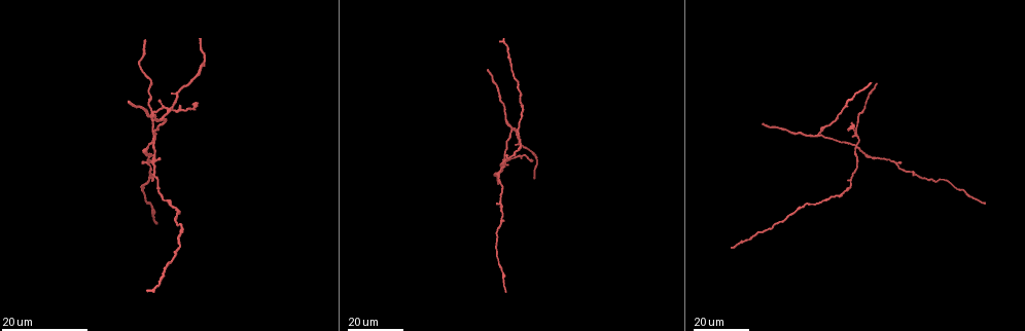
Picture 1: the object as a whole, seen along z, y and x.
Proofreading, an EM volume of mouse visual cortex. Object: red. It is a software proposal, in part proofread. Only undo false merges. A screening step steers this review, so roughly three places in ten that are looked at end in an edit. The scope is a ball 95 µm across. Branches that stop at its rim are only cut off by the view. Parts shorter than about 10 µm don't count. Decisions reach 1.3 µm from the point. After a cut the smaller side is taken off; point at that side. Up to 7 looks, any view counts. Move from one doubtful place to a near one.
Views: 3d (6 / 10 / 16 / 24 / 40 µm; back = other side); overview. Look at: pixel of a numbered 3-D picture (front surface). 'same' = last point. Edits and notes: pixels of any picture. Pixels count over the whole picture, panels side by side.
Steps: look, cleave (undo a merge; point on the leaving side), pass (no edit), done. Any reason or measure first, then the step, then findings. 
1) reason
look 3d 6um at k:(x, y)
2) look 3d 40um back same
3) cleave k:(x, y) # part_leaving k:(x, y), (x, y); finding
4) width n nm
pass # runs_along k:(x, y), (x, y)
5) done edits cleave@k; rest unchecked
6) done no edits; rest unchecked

branch point
look 3d 16um at 1:(817, 133)

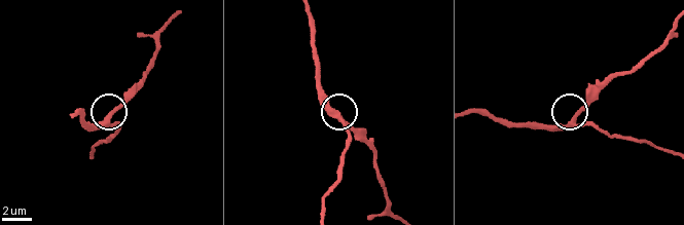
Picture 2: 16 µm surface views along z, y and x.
look 3d 6um at 2:(105, 120)

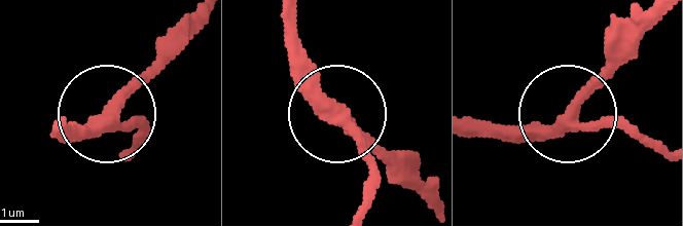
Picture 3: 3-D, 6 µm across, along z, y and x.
width 320 nm
pass # runs_along 3:(658, 145), (570, 115), (504, 135); continuous, no second cell

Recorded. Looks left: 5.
look 3d 24um at 1:(499, 206)

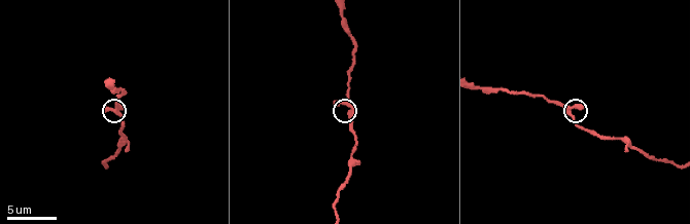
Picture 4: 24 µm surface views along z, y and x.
zoom in
look 3d 6um at 4:(353, 106)

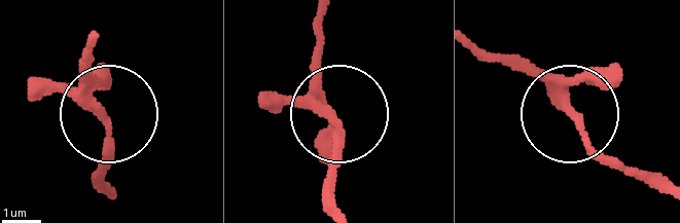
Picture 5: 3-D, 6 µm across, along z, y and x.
arms 3
pass # continuous, no second cell

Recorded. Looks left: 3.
arms part here
look 3d 24um at 1:(854, 131)

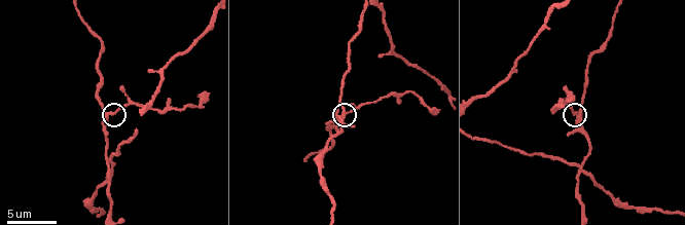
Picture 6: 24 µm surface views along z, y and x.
look 3d 6um at 6:(580, 112)

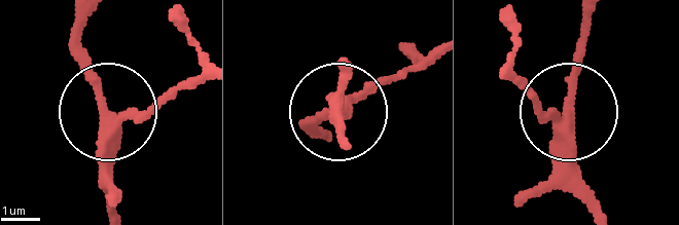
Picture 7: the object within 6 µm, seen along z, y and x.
arms 3
cleave 7:(159, 98) # part_leaving 7:(120, 120), (206, 84); a second cell is stuck on

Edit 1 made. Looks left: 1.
done edits cleave@7; rest unchecked

